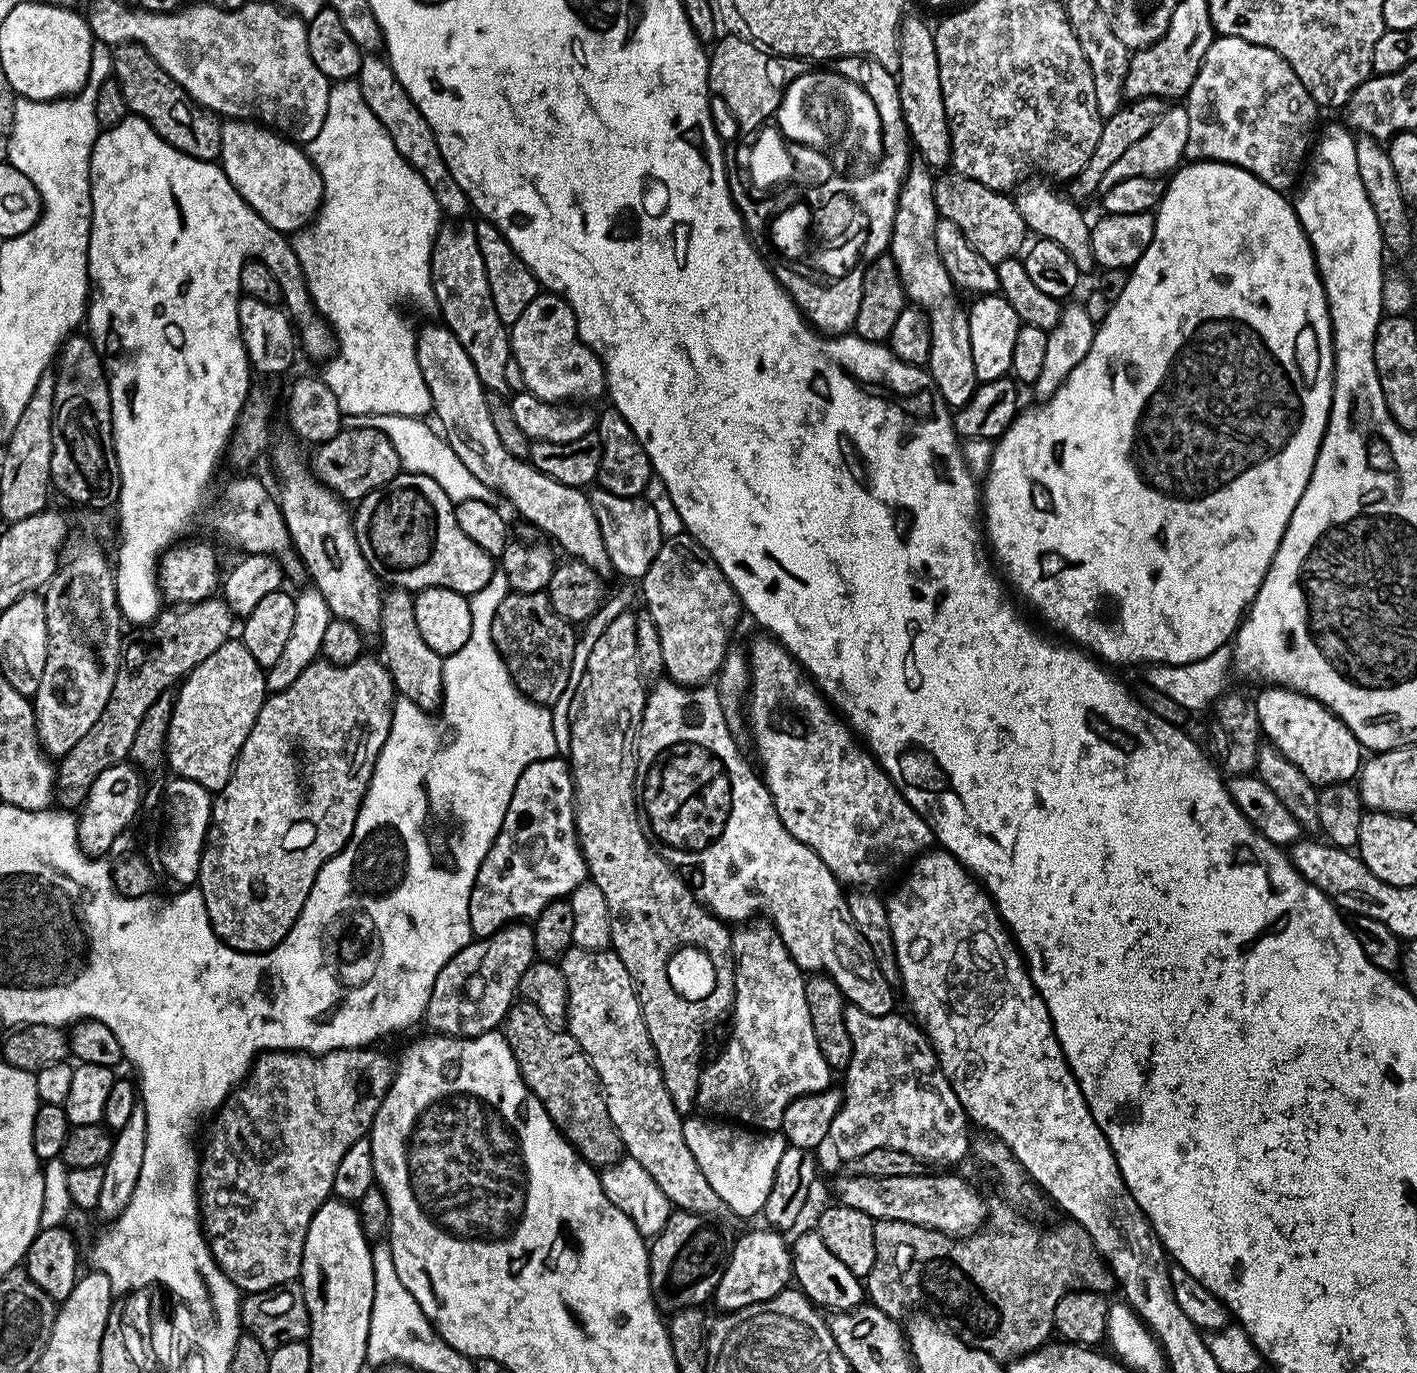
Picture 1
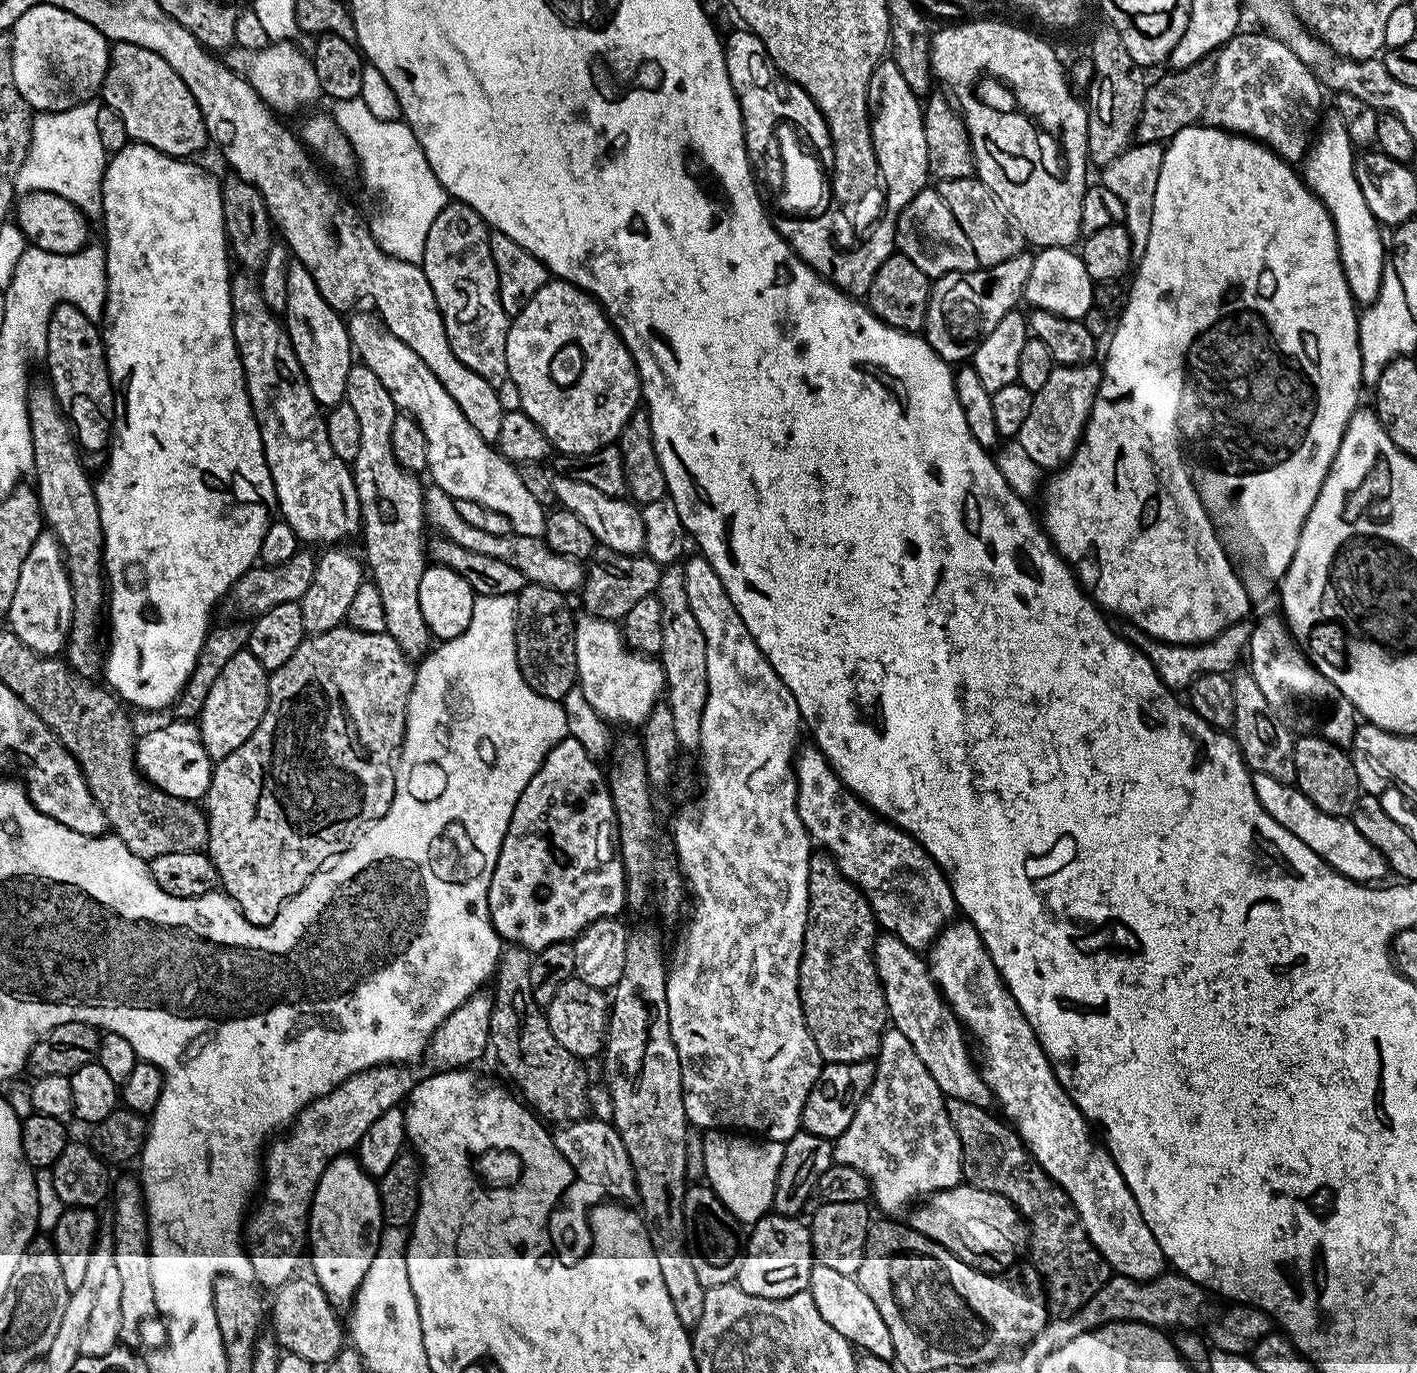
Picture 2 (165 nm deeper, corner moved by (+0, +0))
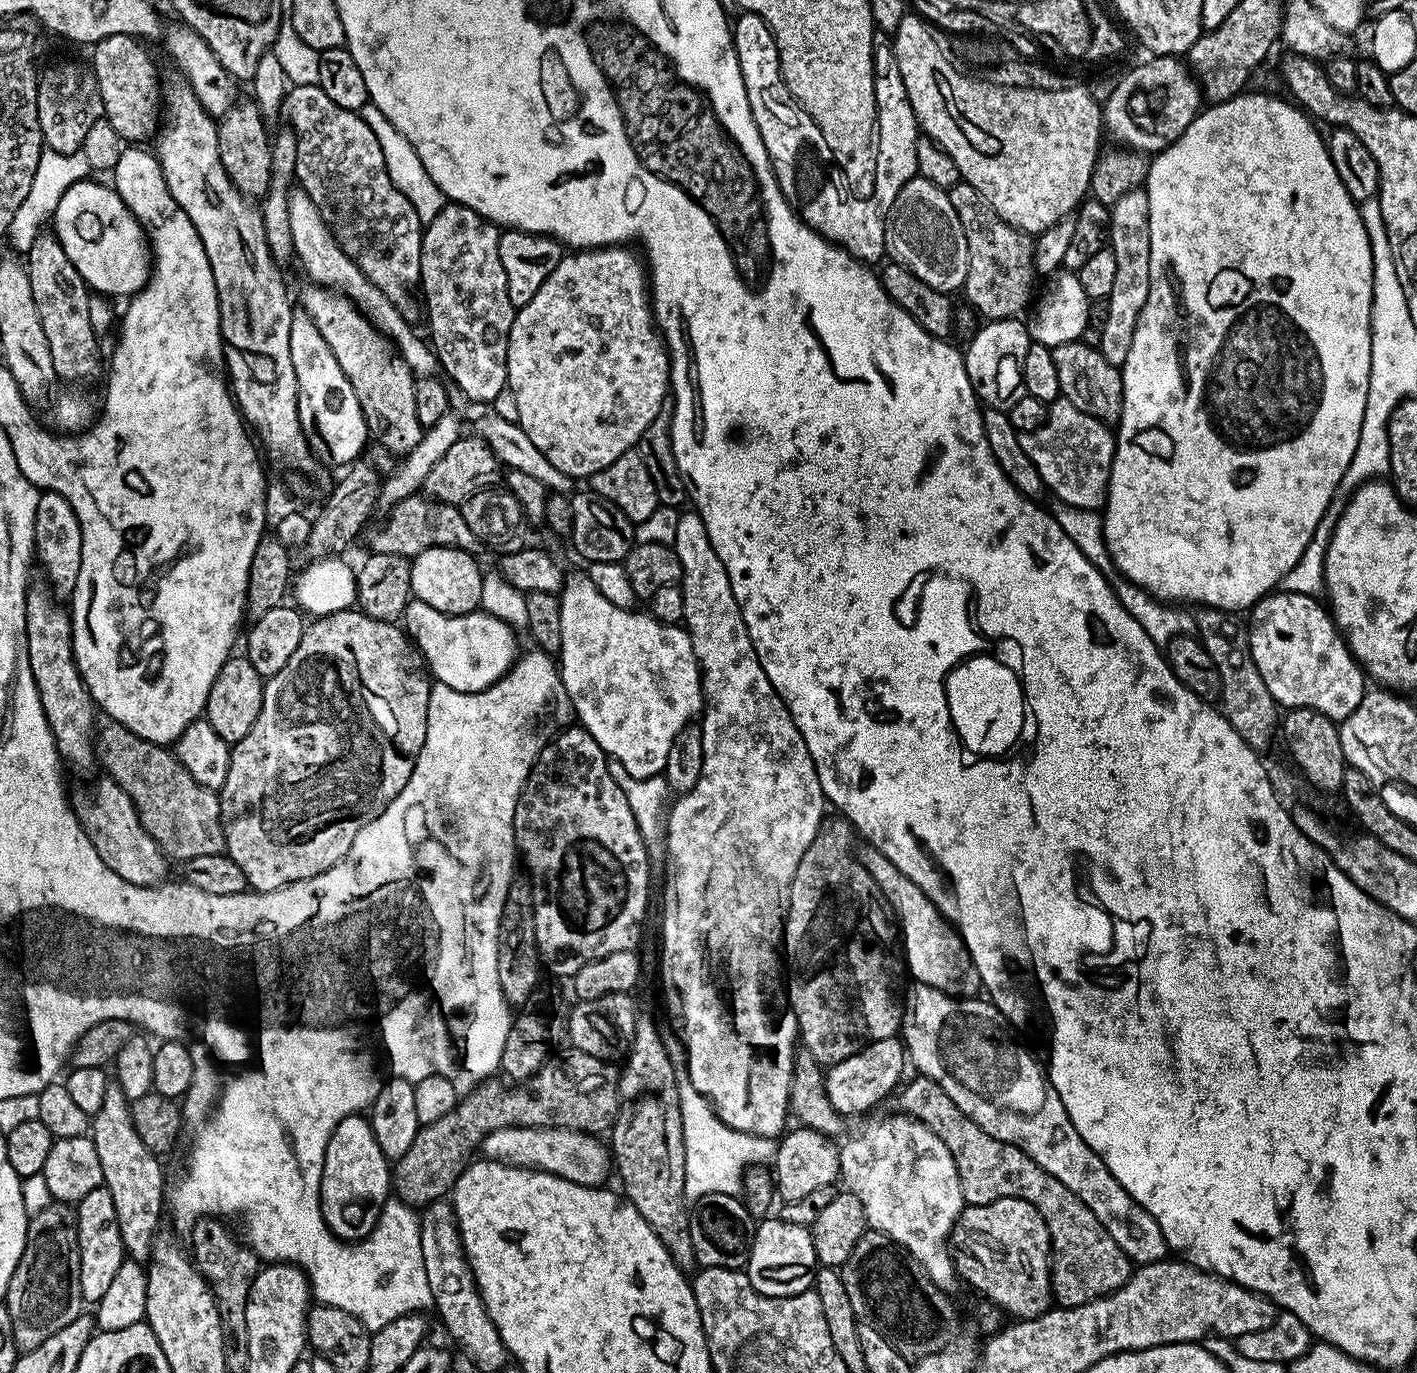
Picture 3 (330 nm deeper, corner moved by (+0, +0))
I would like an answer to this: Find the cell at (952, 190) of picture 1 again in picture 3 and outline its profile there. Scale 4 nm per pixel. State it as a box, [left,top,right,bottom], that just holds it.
[947,182,1038,321]

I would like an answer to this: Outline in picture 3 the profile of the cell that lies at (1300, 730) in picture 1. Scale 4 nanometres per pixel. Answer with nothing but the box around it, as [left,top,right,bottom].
[1248,590,1366,721]

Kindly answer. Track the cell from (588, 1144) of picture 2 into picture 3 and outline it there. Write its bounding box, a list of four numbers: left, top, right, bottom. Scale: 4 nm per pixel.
[482,1128,614,1188]

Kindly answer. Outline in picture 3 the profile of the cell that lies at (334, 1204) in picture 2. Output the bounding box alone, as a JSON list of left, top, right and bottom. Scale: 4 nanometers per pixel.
[320,1114,390,1241]

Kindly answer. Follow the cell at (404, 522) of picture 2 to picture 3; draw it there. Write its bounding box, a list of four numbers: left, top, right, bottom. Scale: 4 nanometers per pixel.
[300,283,425,454]

